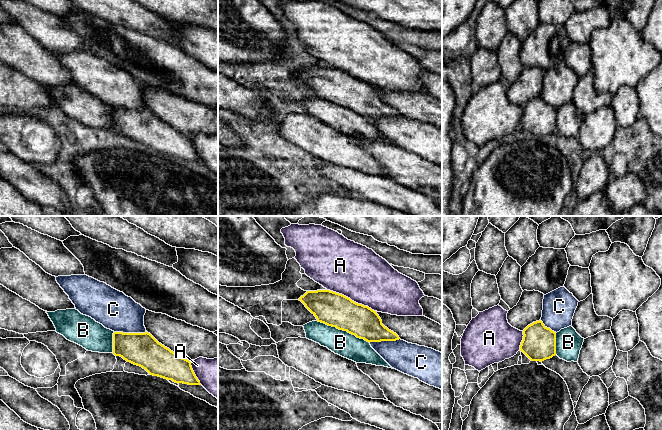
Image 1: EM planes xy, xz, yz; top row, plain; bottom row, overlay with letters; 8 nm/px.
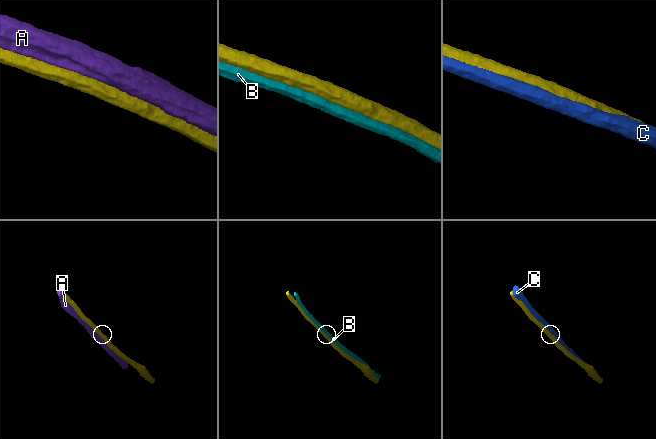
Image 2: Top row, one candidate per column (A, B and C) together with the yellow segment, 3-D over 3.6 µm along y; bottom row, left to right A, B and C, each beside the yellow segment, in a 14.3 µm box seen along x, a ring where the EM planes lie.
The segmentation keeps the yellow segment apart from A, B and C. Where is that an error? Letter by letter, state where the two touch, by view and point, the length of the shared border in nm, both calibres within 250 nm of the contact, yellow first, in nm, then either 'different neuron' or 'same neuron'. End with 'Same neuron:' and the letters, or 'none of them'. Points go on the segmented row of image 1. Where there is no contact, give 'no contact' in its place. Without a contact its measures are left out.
A: xz (350, 299) | 440 nm | 280/440 nm | different neuron
B: xz (343, 330) | 460 nm | 280/200 nm | different neuron
C: xy (130, 333) | 260 nm | 280/300 nm | different neuron
Same neuron: none of them

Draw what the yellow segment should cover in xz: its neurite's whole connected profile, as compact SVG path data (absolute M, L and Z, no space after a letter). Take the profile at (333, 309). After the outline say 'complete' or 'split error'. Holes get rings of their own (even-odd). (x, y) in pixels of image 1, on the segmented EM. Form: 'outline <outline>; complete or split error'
outline M307 291L299 298L318 322L347 331L367 342L396 341L399 336L382 324L376 311L330 291Z; complete

